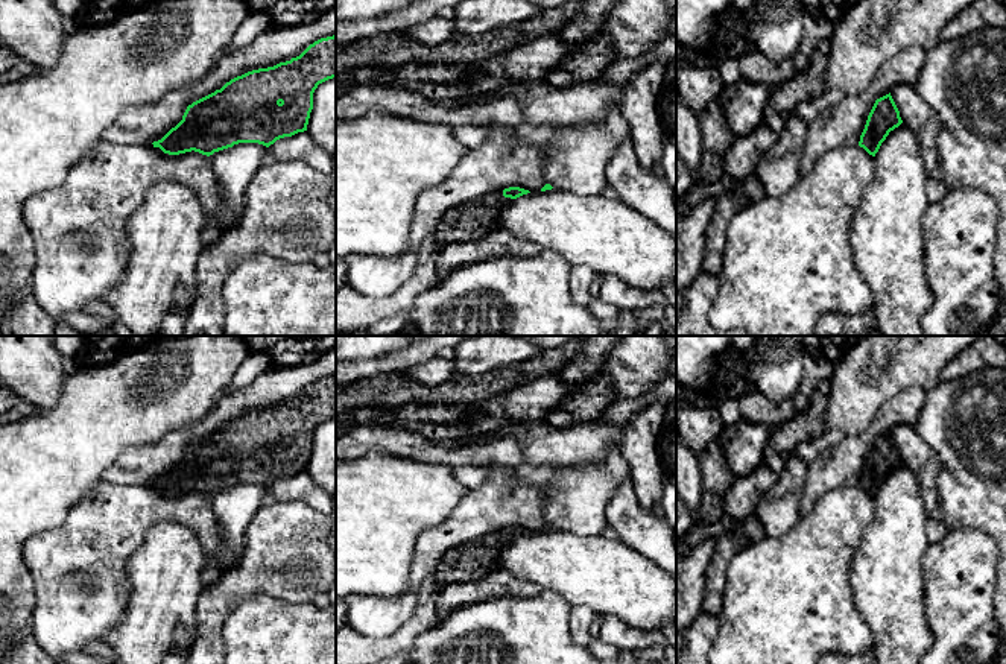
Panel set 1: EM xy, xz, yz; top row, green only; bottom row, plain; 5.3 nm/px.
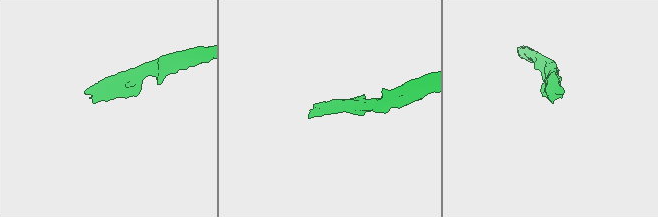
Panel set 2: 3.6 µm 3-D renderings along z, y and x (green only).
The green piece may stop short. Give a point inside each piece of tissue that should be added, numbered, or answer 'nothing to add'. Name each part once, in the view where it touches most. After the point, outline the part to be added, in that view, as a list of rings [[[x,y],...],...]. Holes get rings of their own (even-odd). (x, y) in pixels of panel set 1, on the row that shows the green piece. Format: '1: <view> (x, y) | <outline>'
1: xz (471, 221) | [[[497,190],[447,210],[436,226],[438,246],[476,242],[500,229],[500,211],[511,202]]]

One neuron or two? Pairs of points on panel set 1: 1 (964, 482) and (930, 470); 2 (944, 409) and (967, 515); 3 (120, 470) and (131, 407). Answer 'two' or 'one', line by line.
1: two
2: one
3: two

